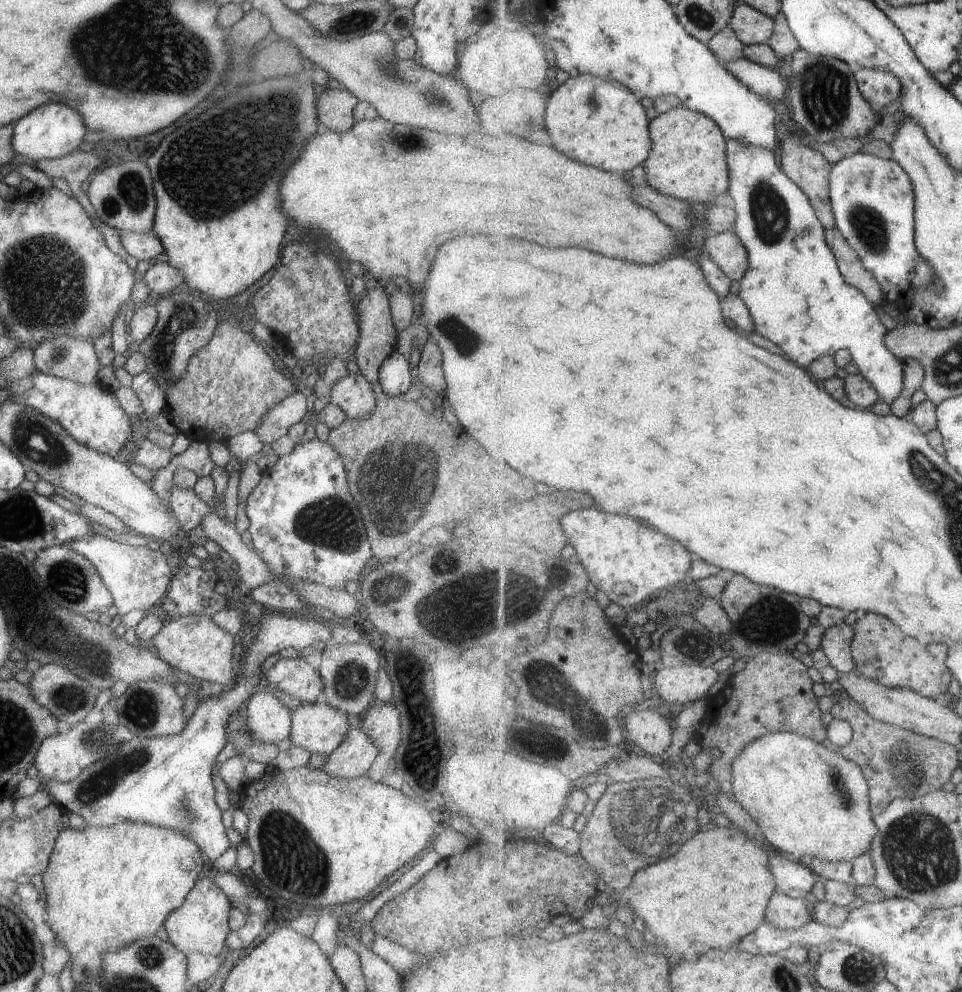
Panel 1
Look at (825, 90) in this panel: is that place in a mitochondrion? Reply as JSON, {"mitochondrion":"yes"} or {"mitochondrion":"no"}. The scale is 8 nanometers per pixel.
{"mitochondrion":"yes"}

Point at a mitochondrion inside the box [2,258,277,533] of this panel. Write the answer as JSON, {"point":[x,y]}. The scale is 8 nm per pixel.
{"point":[32,438]}

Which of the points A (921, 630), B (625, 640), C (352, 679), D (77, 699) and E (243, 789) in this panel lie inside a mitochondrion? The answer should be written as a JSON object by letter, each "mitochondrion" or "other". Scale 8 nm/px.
{"A":"other","B":"other","C":"mitochondrion","D":"mitochondrion","E":"other"}

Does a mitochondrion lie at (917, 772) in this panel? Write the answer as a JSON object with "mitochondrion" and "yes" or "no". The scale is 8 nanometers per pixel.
{"mitochondrion":"yes"}

